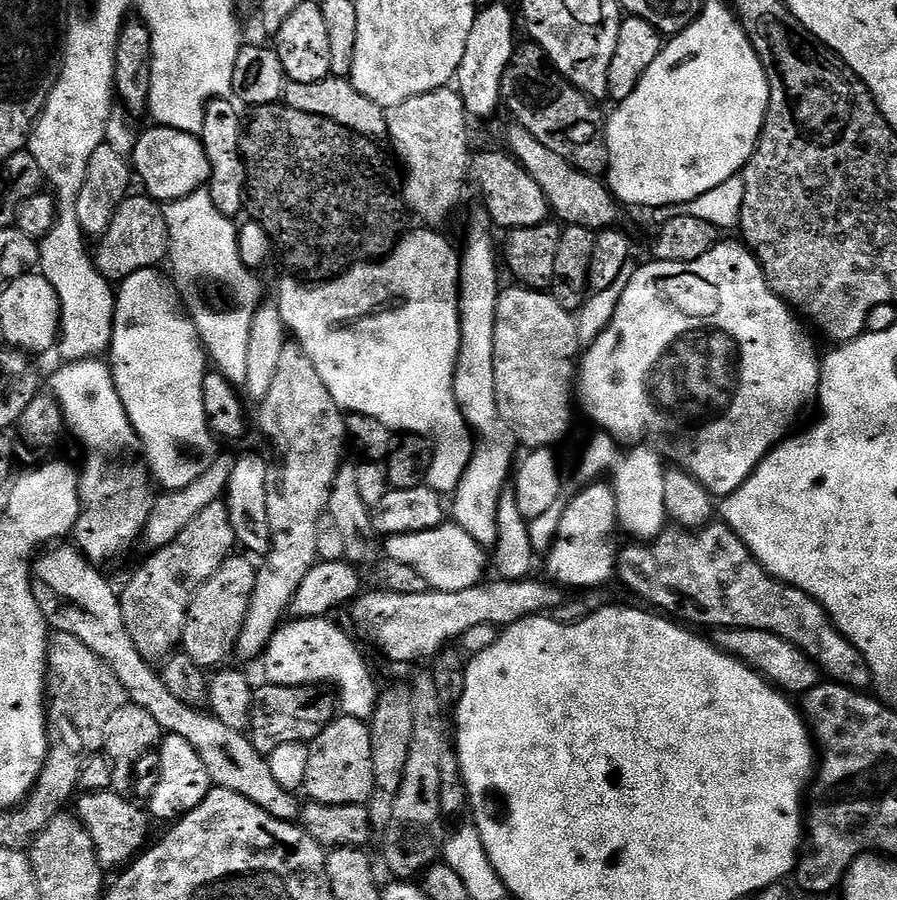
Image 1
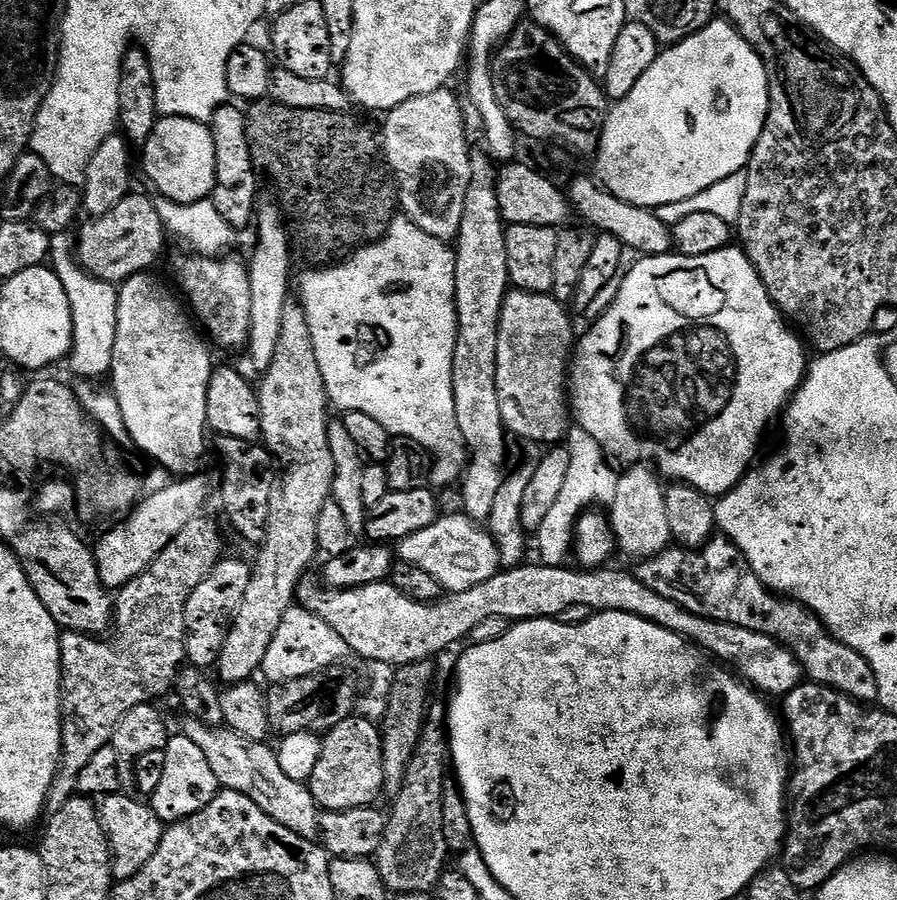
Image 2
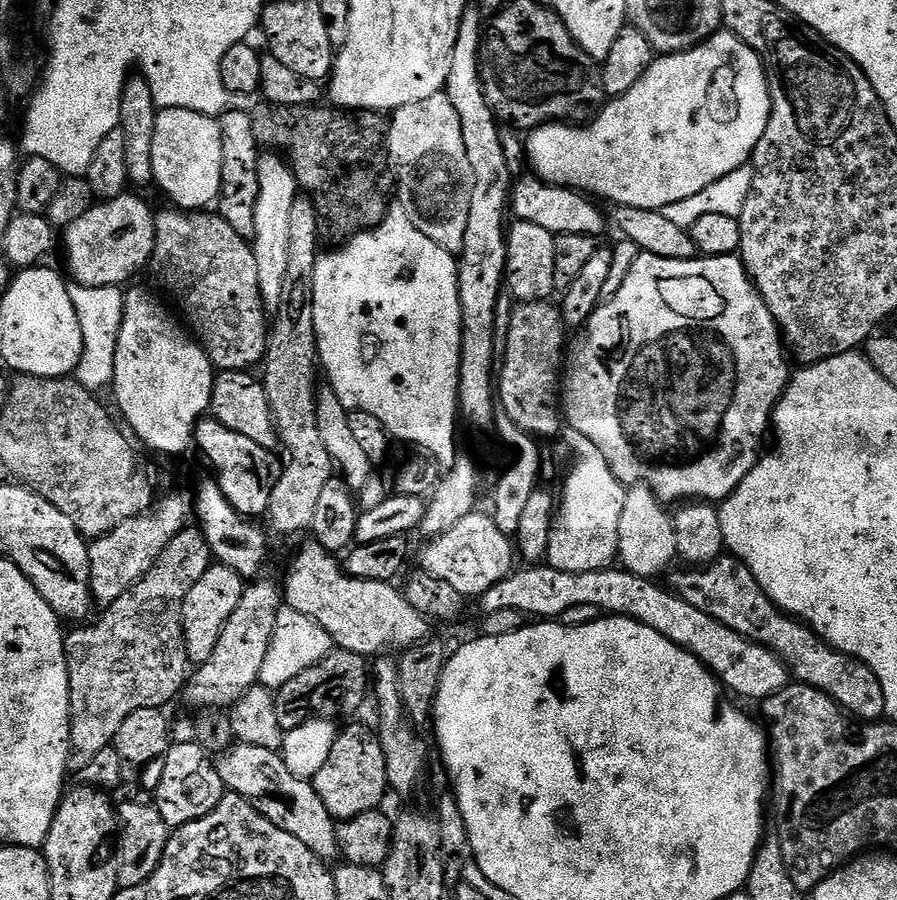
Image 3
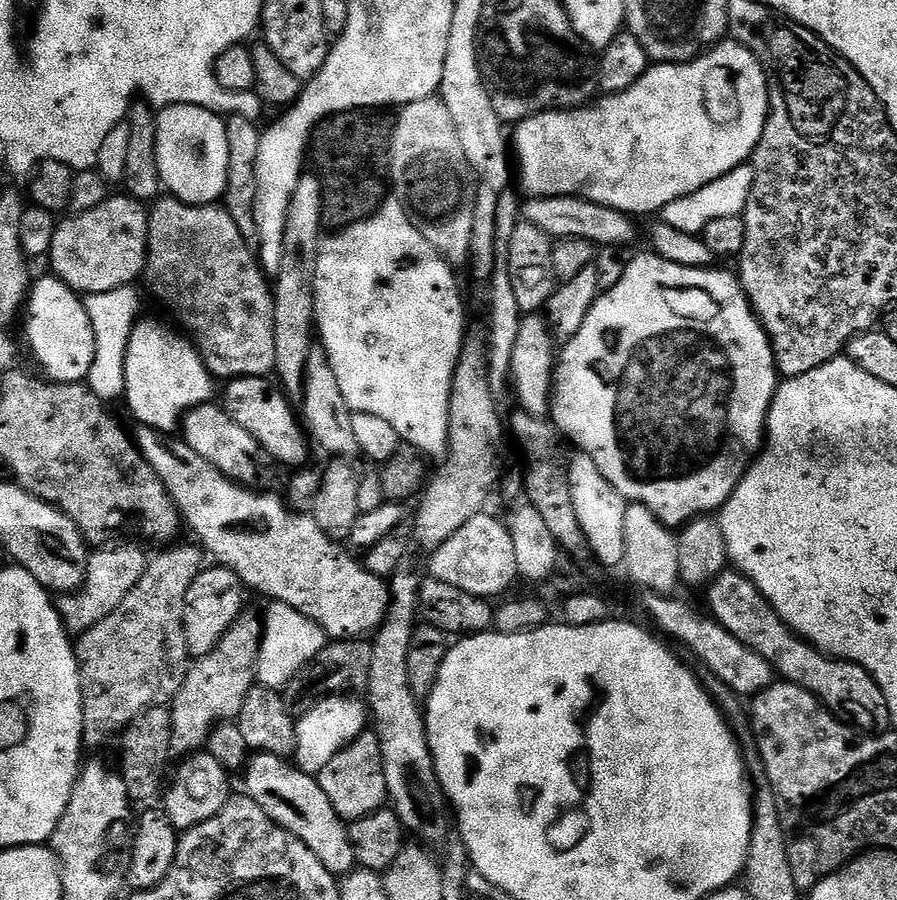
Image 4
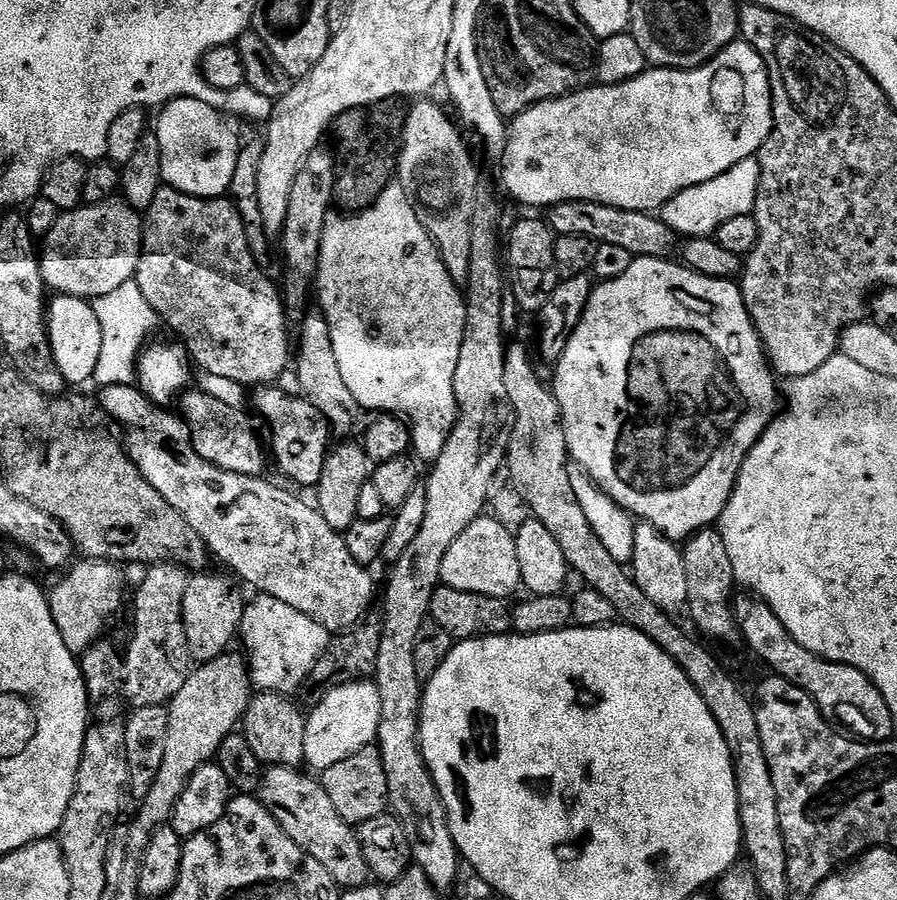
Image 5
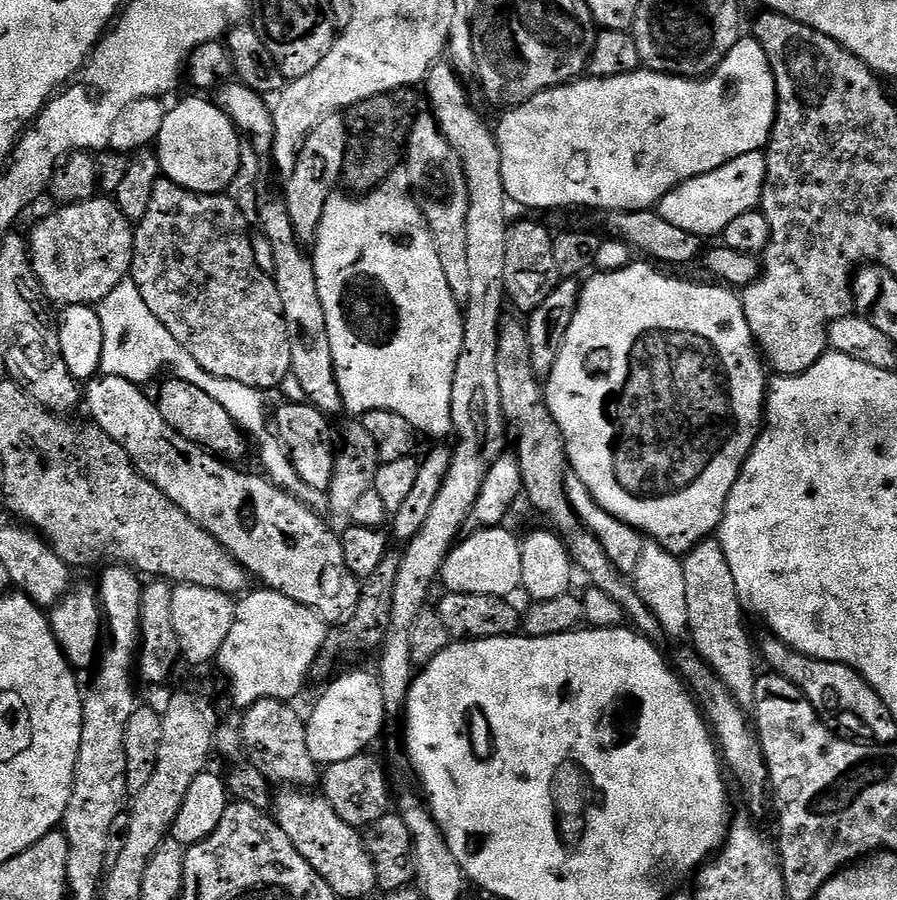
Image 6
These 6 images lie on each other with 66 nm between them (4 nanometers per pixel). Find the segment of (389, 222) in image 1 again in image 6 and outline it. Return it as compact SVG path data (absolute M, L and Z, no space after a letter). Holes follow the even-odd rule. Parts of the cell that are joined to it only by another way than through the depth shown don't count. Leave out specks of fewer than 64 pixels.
M399 88L393 92L387 92L386 94L378 94L374 98L366 98L362 102L358 102L354 107L347 109L346 123L348 126L348 145L346 146L346 154L344 155L344 174L342 177L343 183L348 183L347 191L352 194L367 194L373 192L375 188L380 187L385 180L389 179L397 171L396 167L401 167L402 161L406 156L406 149L408 146L408 135L411 134L412 128L415 126L418 119L418 111L416 112L416 96L415 91L412 88Z

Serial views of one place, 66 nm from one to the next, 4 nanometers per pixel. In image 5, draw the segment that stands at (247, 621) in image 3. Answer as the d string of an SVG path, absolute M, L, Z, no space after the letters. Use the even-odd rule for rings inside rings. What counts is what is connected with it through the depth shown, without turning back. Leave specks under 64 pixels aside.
M229 650L223 656L197 663L189 671L186 682L182 682L182 690L178 690L166 705L169 724L162 766L150 792L139 801L140 813L128 832L128 848L135 854L143 853L153 834L171 821L174 806L182 796L182 790L186 790L186 782L190 782L202 765L213 763L225 738L241 727L254 689L245 657L234 653Z

